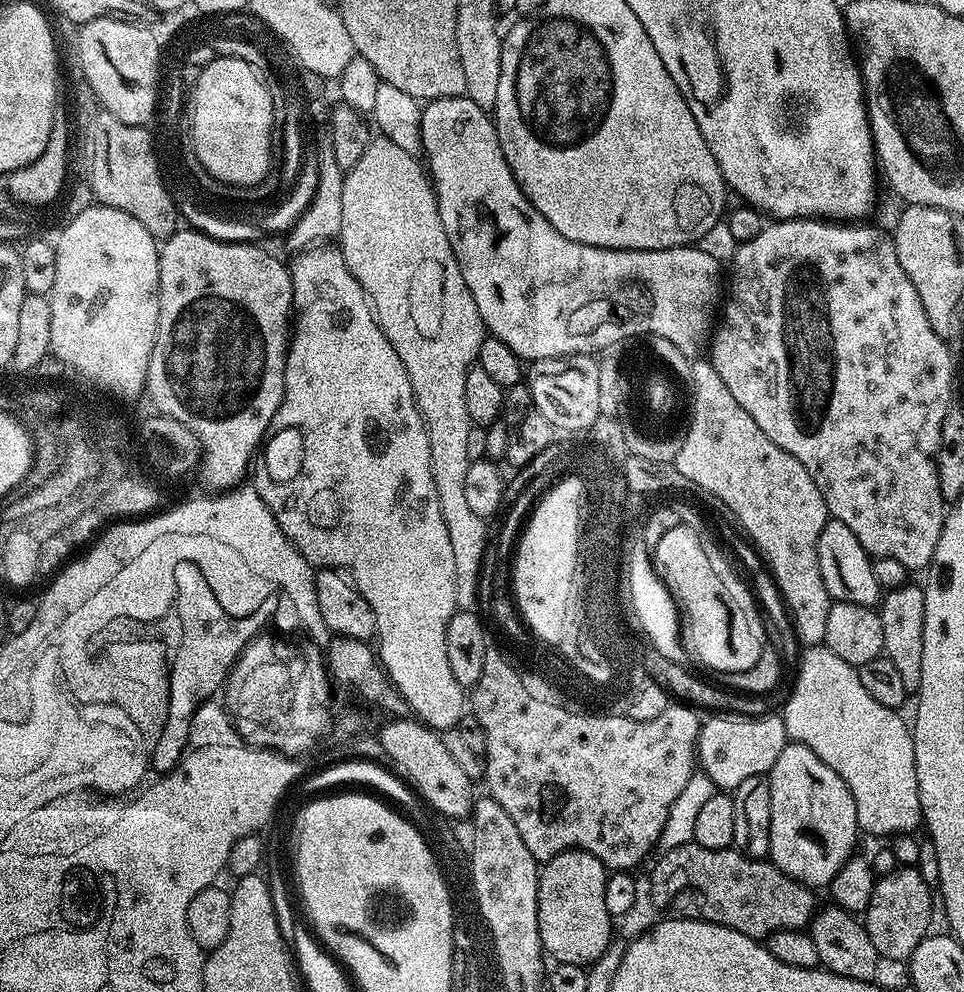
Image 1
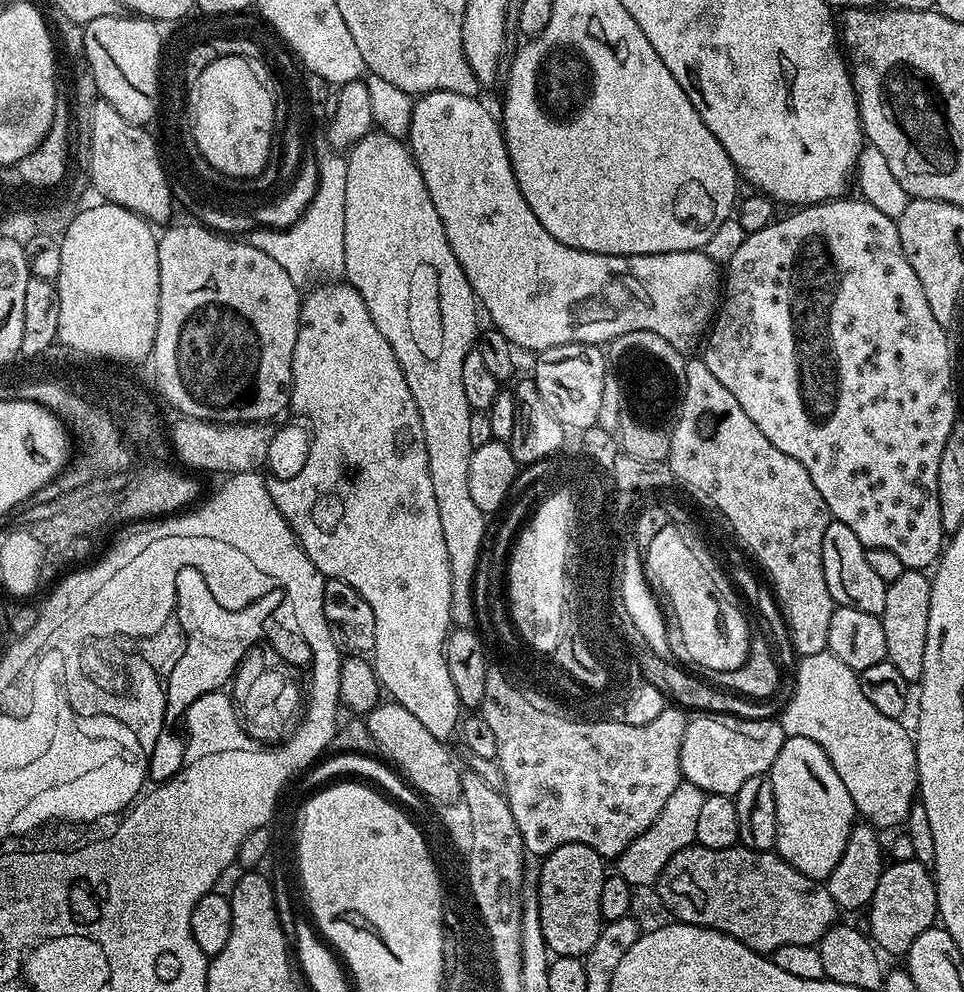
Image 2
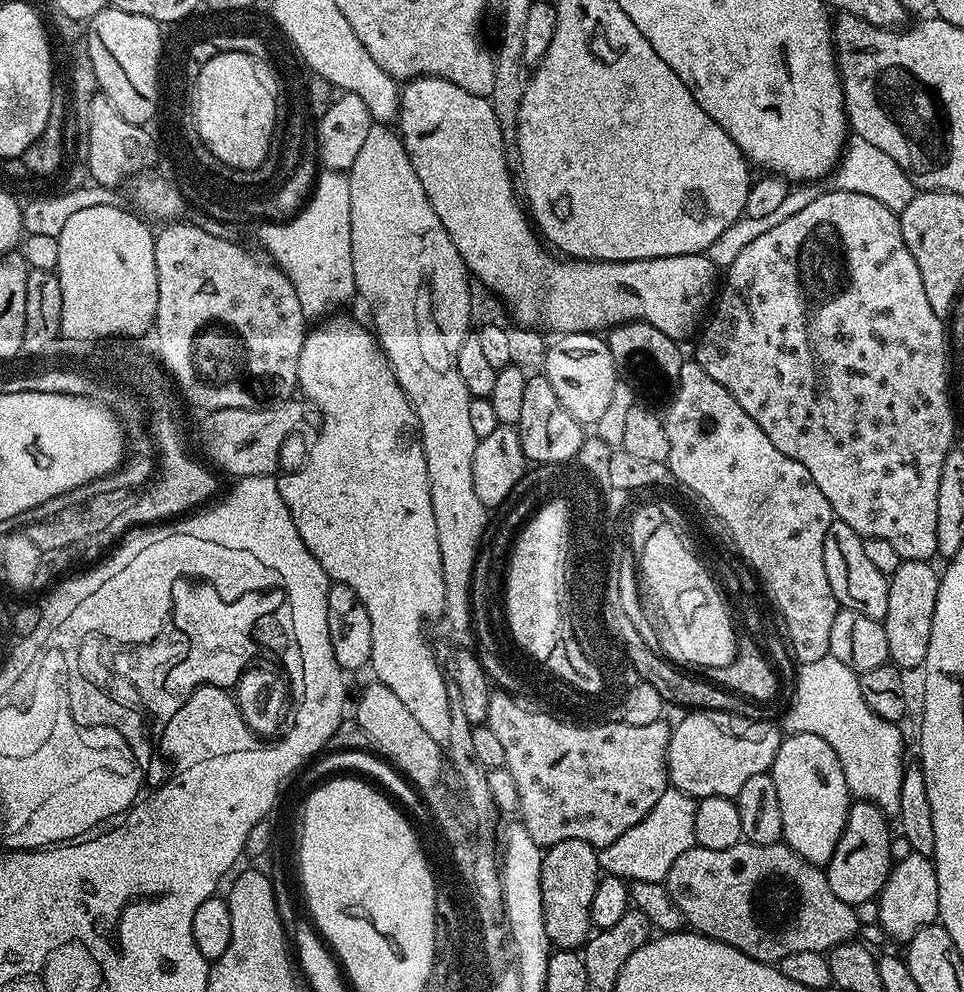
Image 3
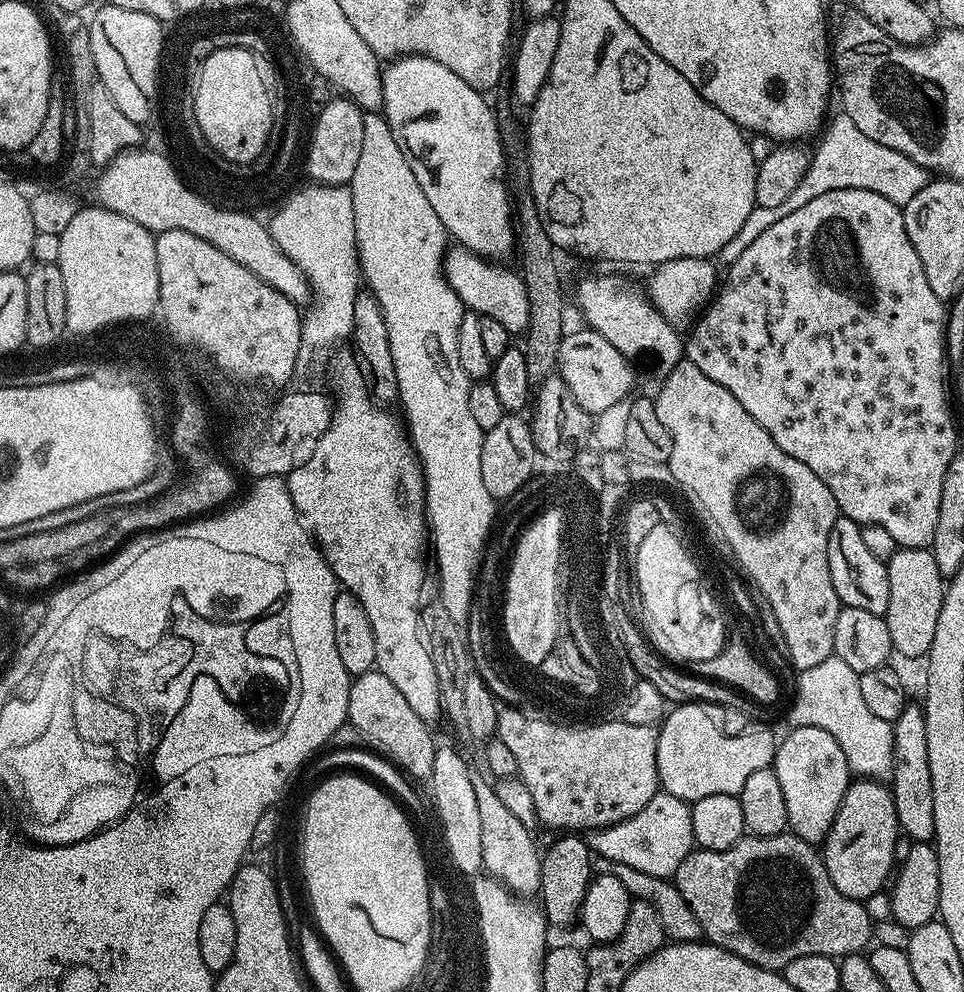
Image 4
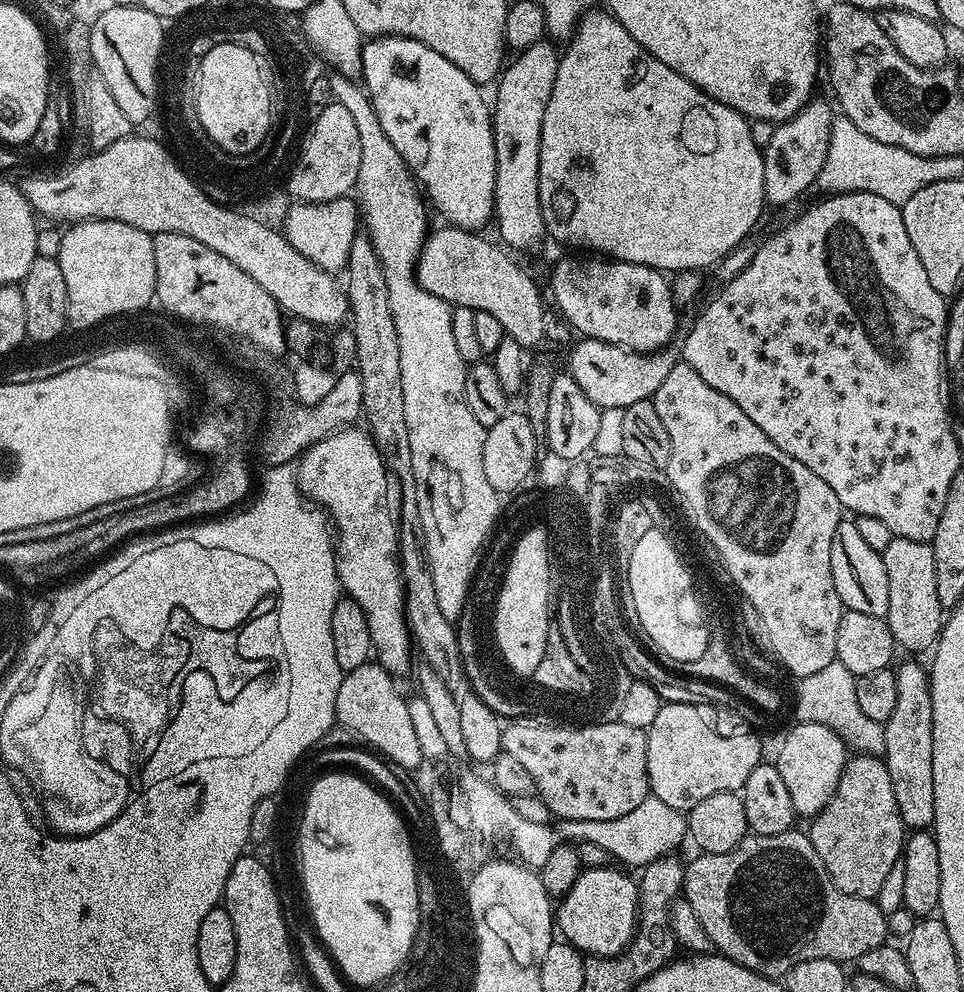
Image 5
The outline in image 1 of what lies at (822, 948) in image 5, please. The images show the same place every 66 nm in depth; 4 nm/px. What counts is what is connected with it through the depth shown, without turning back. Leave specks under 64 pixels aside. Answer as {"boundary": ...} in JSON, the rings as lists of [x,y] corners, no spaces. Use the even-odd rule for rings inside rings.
{"boundary":[[[694,842],[669,848],[663,855],[652,868],[652,904],[664,914],[730,926],[763,941],[778,930],[807,929],[818,911],[817,893],[778,871],[771,859],[755,860],[735,847],[706,850]]]}

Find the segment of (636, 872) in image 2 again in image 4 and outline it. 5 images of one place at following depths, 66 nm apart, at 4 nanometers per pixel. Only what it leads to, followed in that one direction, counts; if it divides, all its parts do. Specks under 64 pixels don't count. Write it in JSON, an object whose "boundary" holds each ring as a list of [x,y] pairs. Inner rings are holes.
{"boundary":[[[659,791],[638,814],[608,828],[593,831],[590,847],[597,856],[608,858],[614,863],[630,866],[645,874],[665,878],[675,877],[678,866],[694,850],[694,826],[689,801],[674,798],[674,794]]]}

